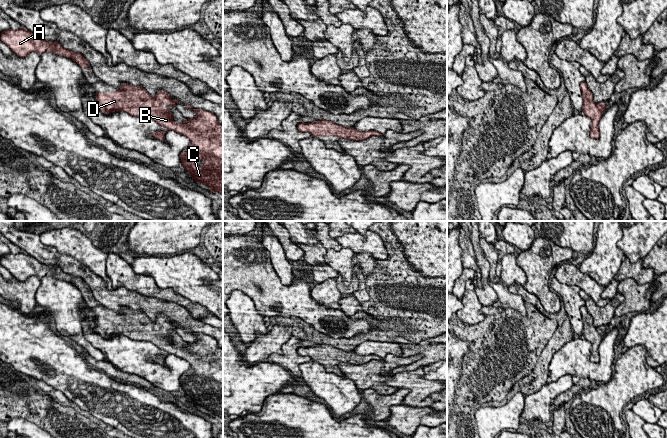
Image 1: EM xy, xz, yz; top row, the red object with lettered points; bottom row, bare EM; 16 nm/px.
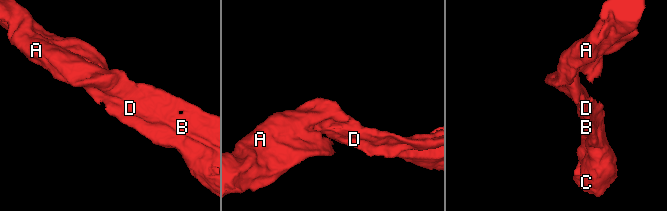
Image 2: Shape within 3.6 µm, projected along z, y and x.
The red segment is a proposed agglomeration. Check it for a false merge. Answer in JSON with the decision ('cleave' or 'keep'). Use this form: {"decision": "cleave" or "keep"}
{"decision": "keep"}

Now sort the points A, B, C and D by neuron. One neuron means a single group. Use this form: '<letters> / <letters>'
A B C D

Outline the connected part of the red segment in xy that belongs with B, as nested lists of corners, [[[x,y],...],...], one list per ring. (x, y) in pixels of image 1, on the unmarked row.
[[[128,307],[122,308],[121,312],[114,316],[96,316],[95,323],[93,331],[102,337],[122,335],[135,341],[151,342],[166,353],[189,362],[191,368],[180,378],[182,389],[196,406],[206,409],[213,417],[219,416],[223,419],[223,347],[218,345],[216,339],[185,329],[186,333],[192,333],[195,336],[195,341],[193,343],[187,342],[183,347],[176,347],[169,331],[178,328],[178,324],[173,324],[164,314],[158,315],[153,321],[143,311]]]

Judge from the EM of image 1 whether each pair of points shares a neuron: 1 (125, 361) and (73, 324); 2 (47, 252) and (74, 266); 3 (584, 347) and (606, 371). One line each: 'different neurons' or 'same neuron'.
1: different neurons
2: same neuron
3: same neuron

